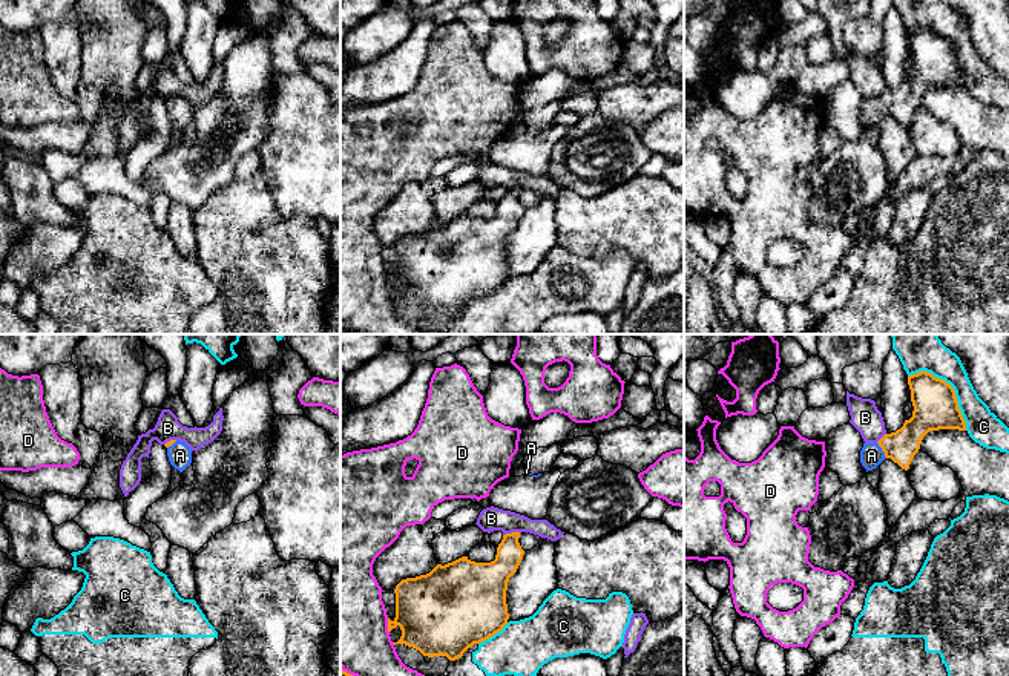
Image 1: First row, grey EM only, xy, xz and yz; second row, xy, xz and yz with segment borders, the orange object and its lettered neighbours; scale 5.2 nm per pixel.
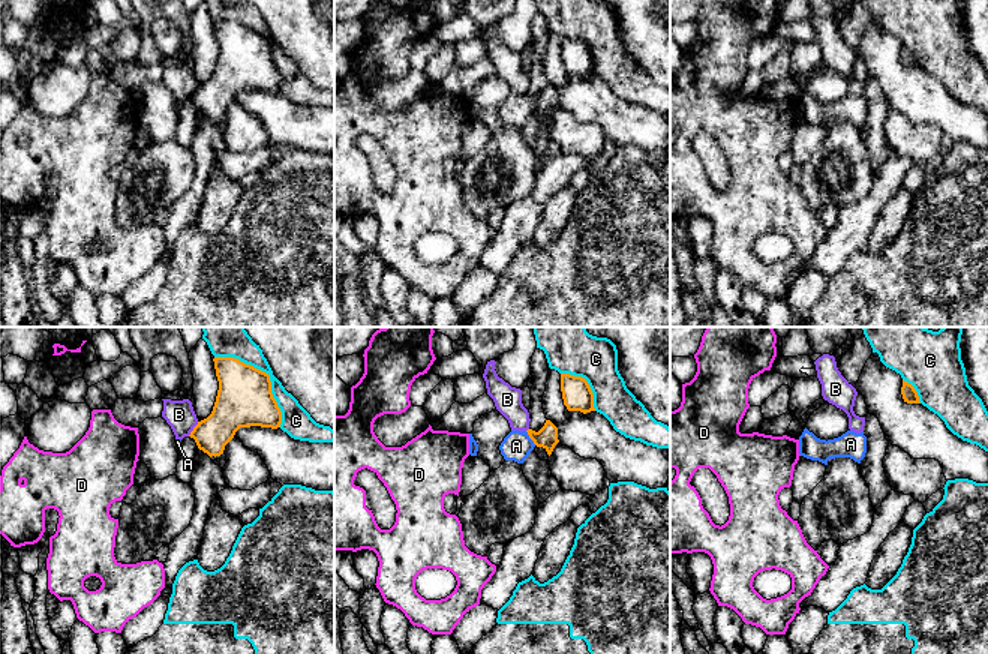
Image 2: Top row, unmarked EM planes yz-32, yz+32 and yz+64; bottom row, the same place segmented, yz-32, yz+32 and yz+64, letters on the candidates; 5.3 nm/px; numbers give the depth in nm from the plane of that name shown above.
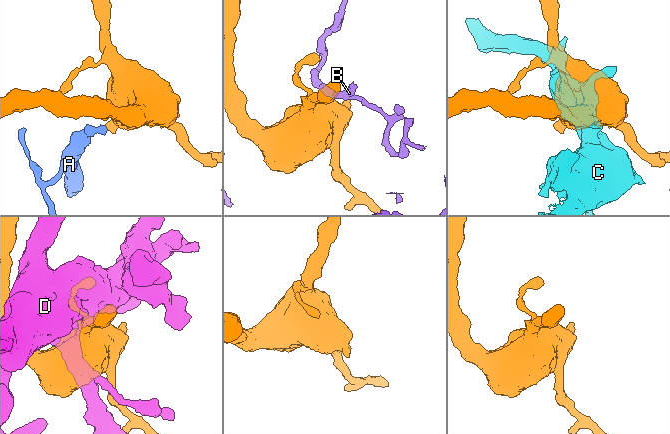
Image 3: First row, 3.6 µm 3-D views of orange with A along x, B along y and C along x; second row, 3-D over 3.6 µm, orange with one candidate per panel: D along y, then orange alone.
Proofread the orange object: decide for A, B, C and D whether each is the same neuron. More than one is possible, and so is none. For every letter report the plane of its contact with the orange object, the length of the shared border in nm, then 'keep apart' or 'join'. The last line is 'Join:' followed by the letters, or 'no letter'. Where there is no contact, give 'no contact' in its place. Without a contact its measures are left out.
A: contact in yz; length 100 nm; join
B: contact in xz; length 100 nm; keep apart
C: contact in yz; length 420 nm; keep apart
D: contact in xz; length 80 nm; keep apart
Join: A

